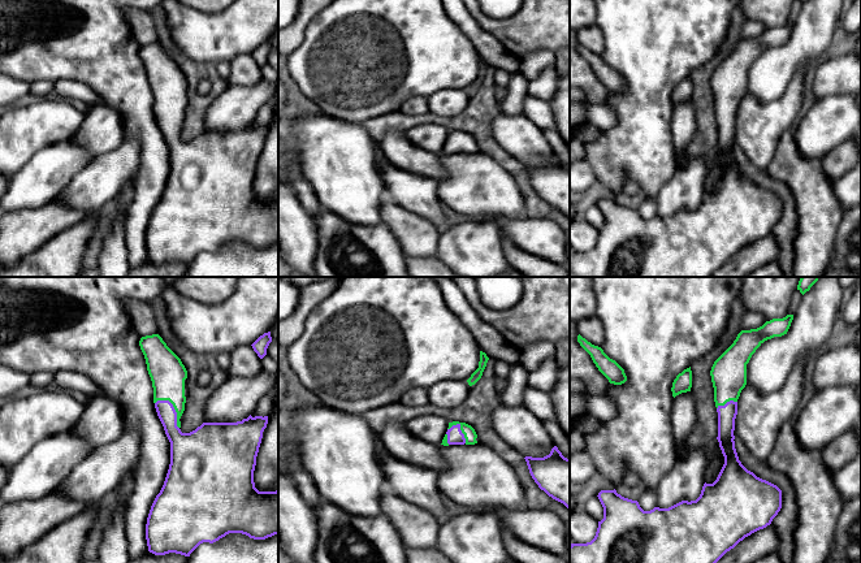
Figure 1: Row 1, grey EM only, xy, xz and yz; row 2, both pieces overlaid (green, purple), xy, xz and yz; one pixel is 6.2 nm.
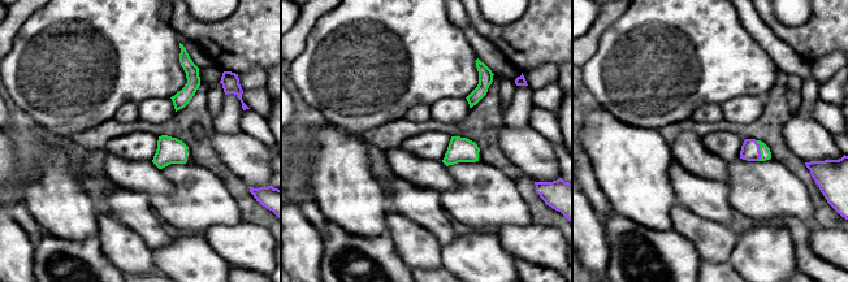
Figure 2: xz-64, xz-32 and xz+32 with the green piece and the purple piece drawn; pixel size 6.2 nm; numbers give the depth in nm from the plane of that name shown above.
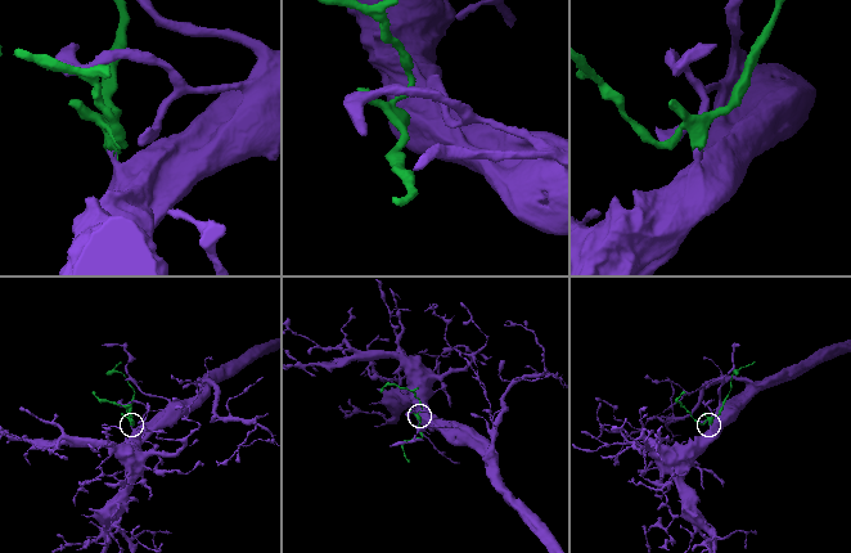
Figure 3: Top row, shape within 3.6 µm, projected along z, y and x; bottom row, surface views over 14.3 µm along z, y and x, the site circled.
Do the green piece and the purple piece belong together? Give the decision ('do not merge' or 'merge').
merge

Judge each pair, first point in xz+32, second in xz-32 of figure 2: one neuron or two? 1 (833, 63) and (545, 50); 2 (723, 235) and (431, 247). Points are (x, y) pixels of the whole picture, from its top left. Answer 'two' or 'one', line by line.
1: two
2: one

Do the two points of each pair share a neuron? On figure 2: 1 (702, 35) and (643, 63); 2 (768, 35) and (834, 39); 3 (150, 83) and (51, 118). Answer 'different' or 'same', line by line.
1: same
2: different
3: same

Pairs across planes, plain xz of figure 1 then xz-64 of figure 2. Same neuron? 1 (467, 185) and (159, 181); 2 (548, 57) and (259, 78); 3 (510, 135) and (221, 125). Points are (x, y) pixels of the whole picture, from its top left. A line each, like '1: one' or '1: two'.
1: two
2: one
3: two

